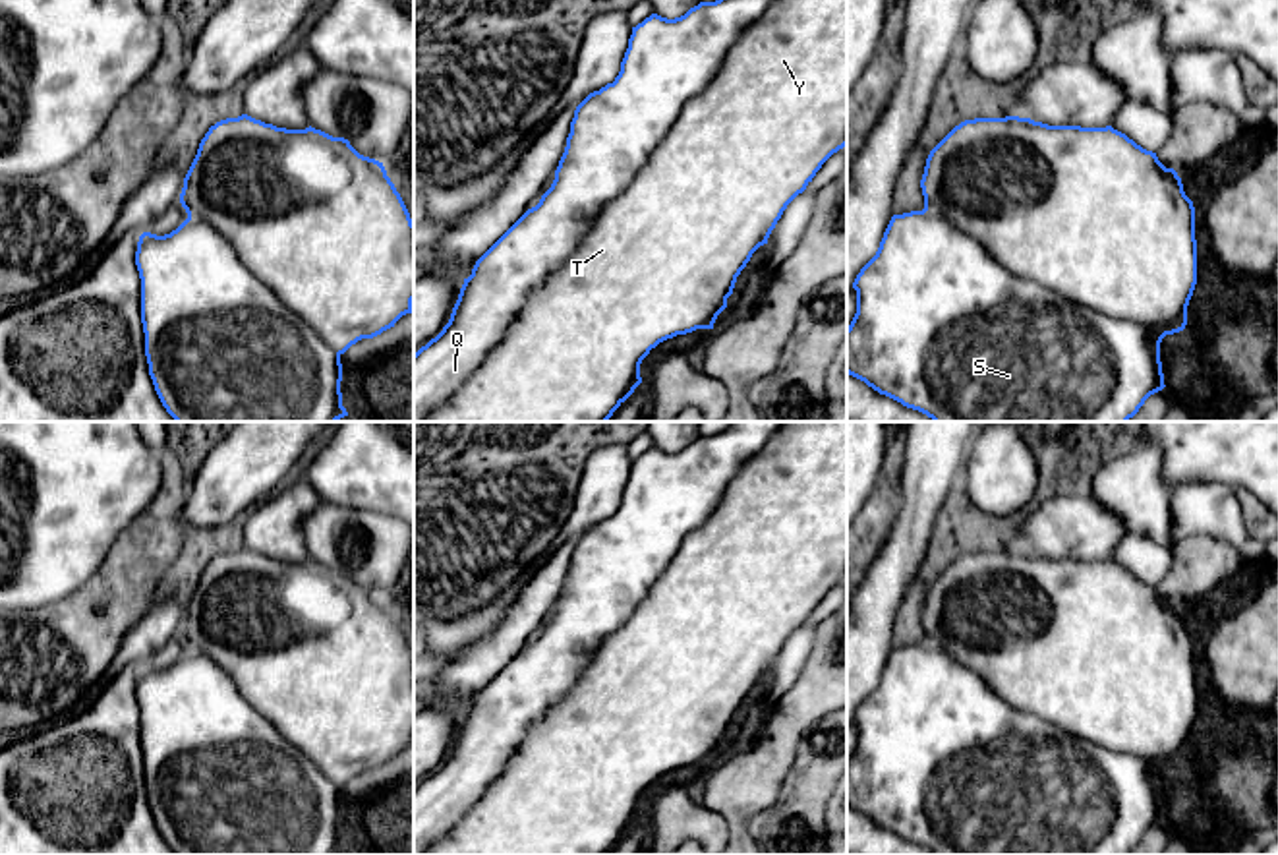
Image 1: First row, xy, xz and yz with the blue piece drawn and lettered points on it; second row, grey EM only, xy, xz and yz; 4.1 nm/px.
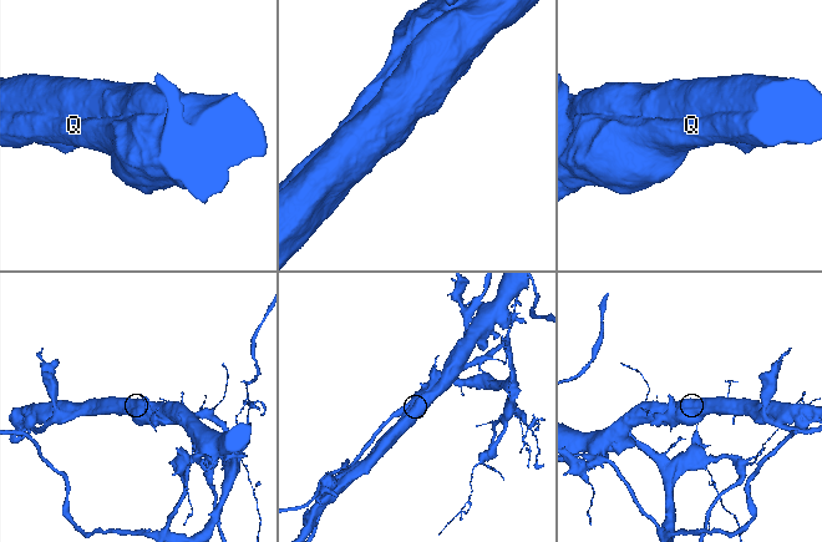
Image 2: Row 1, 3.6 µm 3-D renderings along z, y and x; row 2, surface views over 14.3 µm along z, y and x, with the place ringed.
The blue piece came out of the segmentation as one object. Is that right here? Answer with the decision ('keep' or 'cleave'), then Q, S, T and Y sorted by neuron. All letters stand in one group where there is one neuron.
cleave; Q S / T Y

